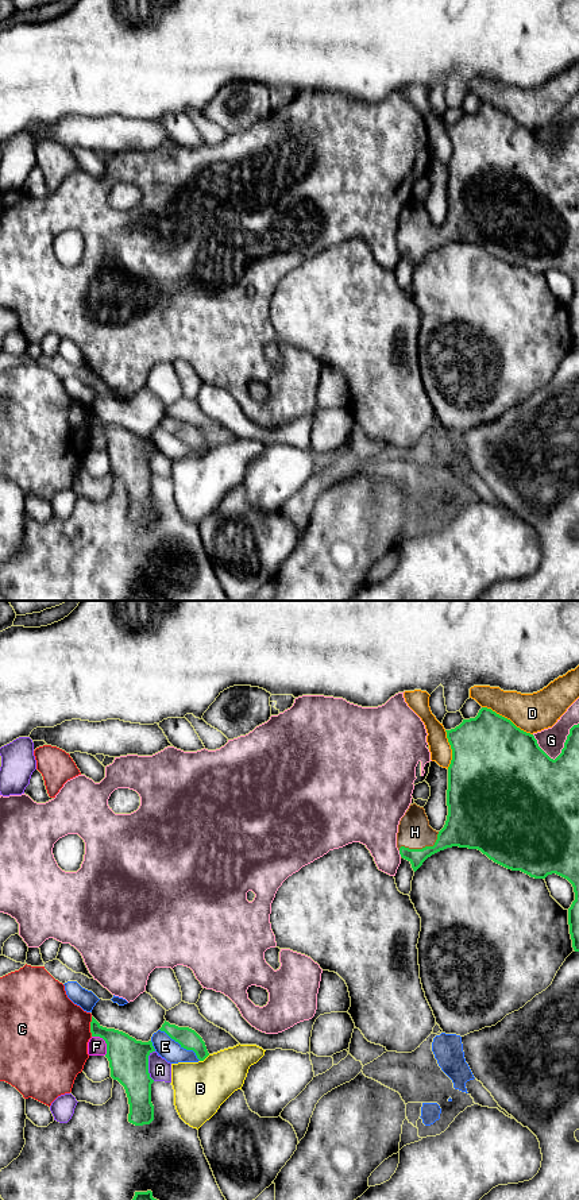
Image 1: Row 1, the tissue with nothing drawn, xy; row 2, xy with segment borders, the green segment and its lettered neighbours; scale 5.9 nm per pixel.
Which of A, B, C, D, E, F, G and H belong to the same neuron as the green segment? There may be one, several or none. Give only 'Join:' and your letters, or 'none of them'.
Join: H

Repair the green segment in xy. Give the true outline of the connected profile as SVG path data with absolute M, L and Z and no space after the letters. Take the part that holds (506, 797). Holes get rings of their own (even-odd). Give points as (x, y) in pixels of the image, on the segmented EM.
M482 707L475 718L463 719L455 729L445 730L452 749L448 767L448 815L440 831L429 826L424 807L410 804L401 818L397 848L416 872L432 854L447 848L478 849L494 863L521 871L534 879L556 873L567 879L575 892L568 908L572 948L579 952L579 724L570 729L561 753L553 760L537 744L533 734L517 728L510 719Z

